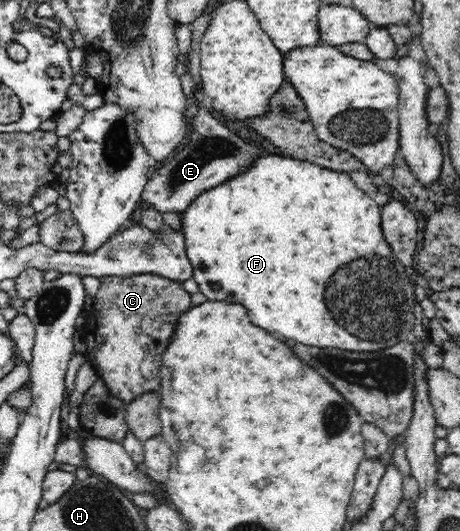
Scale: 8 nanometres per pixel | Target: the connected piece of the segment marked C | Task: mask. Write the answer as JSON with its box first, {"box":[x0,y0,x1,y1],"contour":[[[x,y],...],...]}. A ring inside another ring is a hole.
{"box":[82,273,192,404],"contour":[[[143,273],[128,277],[100,278],[100,288],[91,306],[85,310],[87,320],[82,334],[89,345],[91,363],[97,368],[98,375],[114,396],[119,396],[128,404],[141,394],[159,388],[161,354],[165,354],[177,318],[192,307],[190,293],[181,286],[181,283],[159,274]]]}

